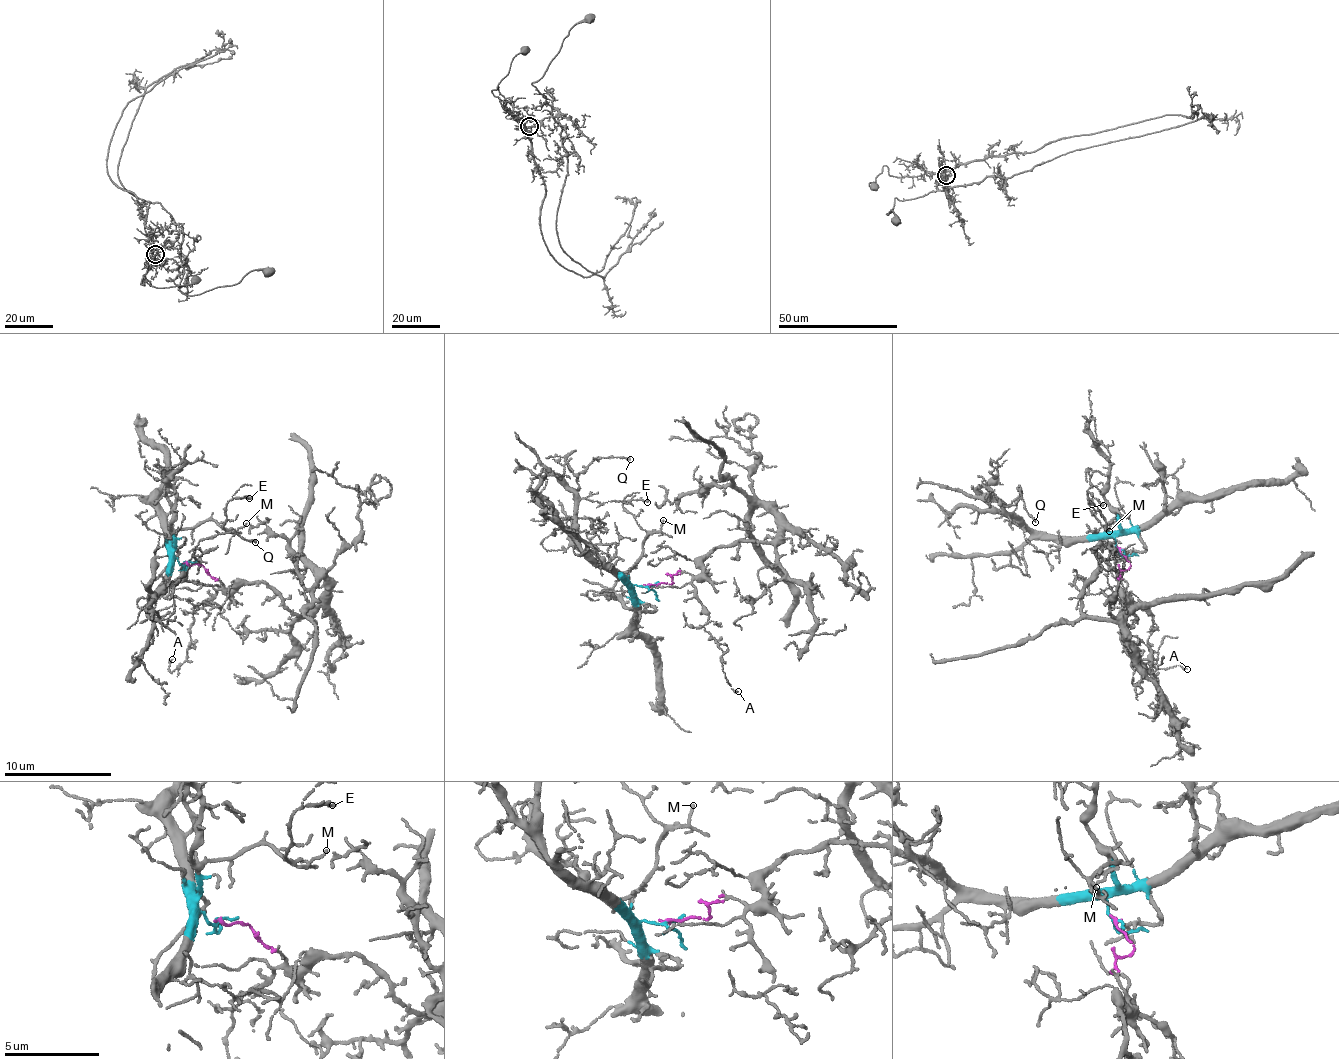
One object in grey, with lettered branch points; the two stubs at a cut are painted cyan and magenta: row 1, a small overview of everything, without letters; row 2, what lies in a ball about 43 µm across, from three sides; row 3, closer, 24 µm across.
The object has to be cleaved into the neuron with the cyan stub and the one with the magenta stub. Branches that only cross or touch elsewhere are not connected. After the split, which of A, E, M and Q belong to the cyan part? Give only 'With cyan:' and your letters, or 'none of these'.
With cyan: E, M, Q

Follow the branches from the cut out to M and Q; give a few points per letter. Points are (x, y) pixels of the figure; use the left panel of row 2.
M: (187, 563), (174, 555), (174, 534), (209, 520), (234, 531), (247, 522)
Q: (187, 563), (171, 560), (163, 582), (150, 598), (187, 573), (192, 553), (204, 539), (230, 533), (255, 543)

